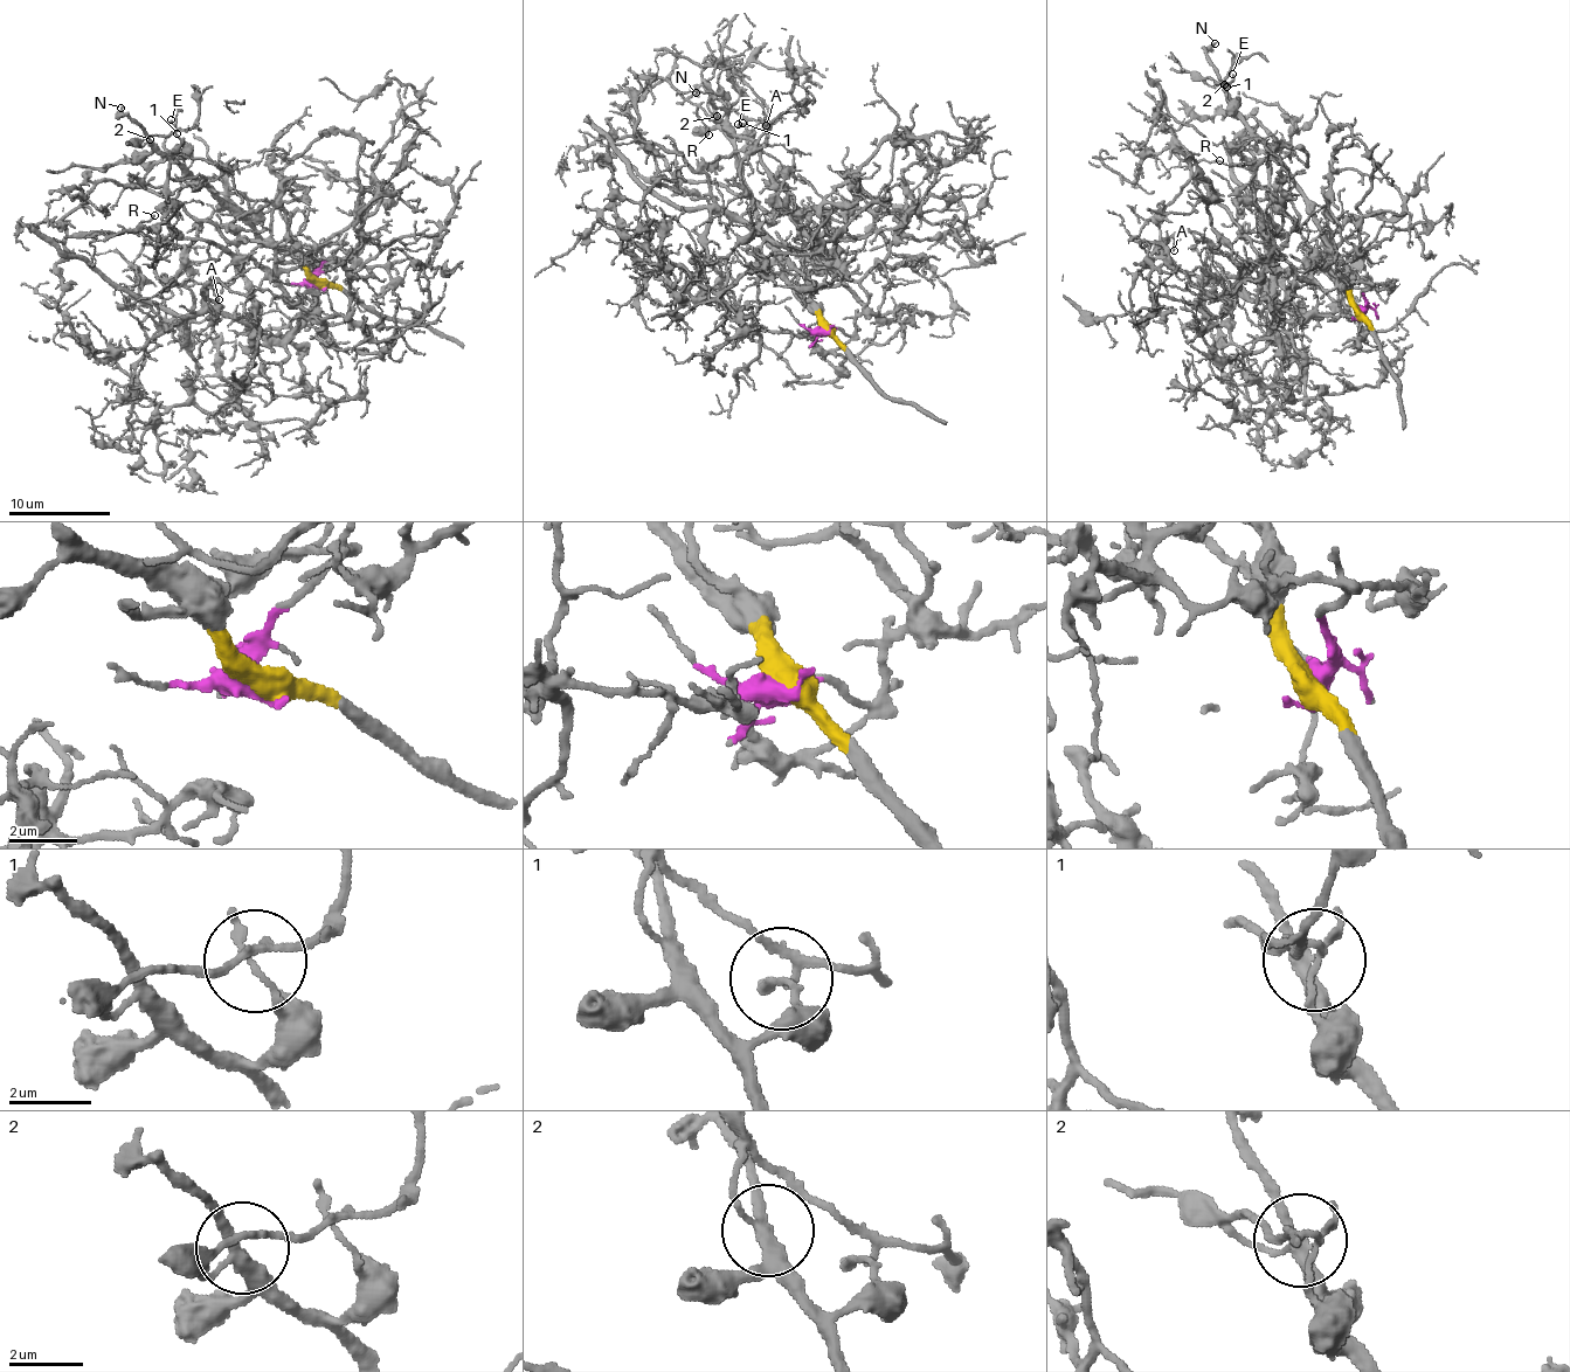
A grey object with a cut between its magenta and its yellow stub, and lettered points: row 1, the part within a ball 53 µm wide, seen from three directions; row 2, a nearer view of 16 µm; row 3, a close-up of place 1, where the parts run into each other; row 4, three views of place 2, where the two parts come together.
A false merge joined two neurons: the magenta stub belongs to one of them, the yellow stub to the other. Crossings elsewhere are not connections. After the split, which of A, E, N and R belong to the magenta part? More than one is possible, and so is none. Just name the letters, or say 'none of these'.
A, R

